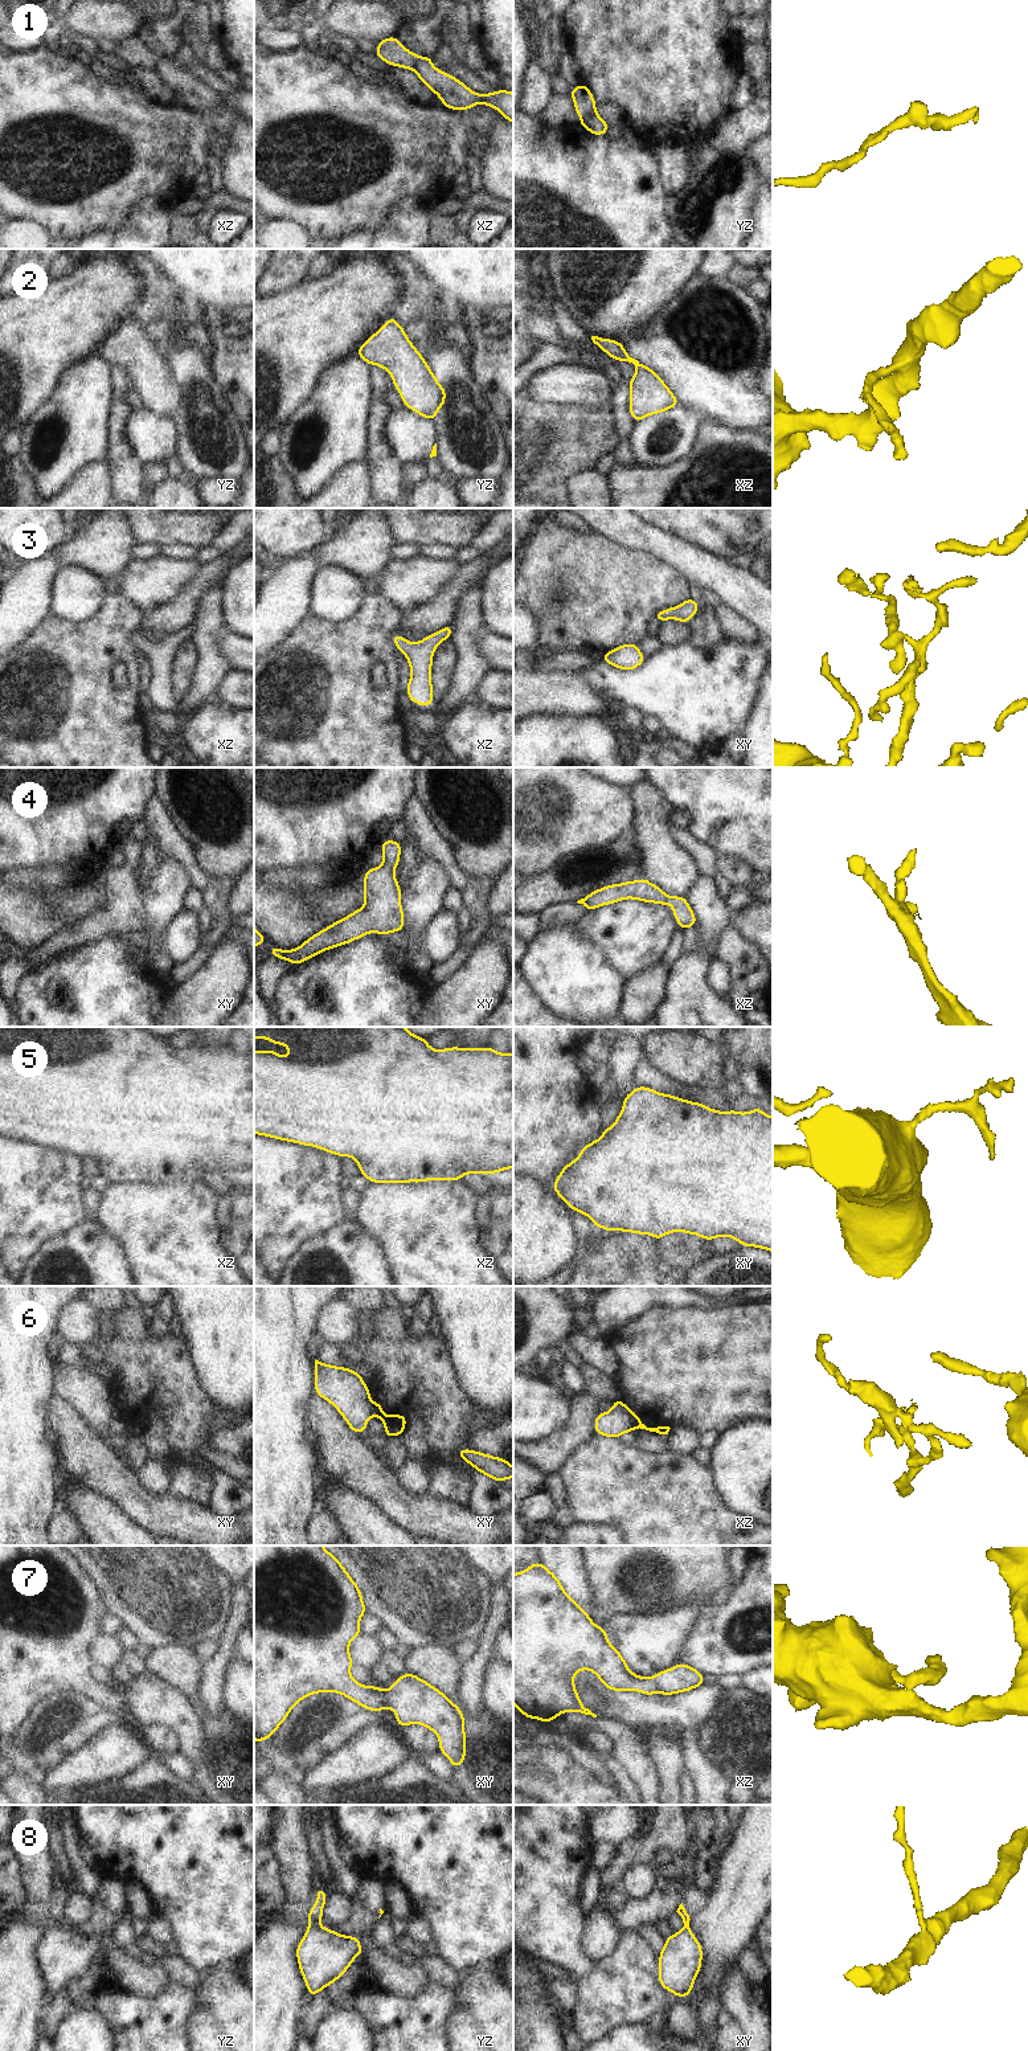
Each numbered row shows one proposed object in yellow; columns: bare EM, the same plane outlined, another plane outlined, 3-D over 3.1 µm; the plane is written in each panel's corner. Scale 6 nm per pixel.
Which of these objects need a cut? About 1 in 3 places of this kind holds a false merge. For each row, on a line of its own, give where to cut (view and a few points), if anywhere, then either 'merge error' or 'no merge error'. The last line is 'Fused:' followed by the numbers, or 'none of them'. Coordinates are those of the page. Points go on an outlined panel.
1: cut xz (430, 62), (421, 61), (412, 69); merge error
2: cut none; no merge error
3: cut none; no merge error
4: cut none; no merge error
5: cut none; no merge error
6: cut xz (634, 1415), (637, 1427); merge error
7: cut none; no merge error
8: cut none; no merge error
Fused: 1, 6

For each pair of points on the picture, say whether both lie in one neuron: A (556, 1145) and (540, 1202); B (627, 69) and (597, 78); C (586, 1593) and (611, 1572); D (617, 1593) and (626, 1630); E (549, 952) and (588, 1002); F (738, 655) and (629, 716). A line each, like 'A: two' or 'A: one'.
A: two
B: one
C: two
D: two
E: one
F: two

